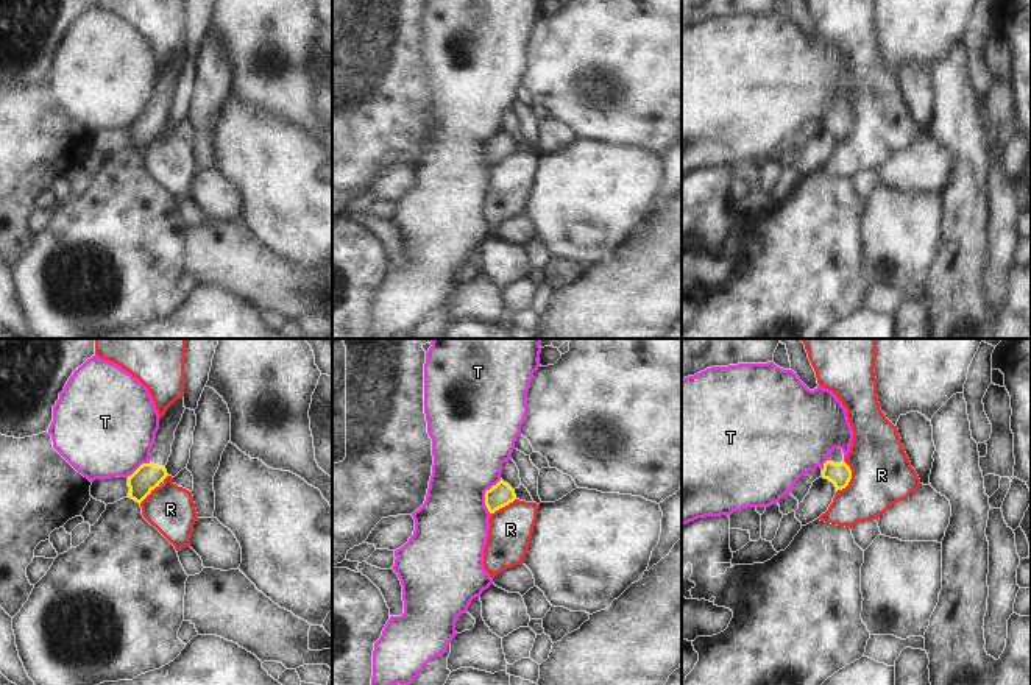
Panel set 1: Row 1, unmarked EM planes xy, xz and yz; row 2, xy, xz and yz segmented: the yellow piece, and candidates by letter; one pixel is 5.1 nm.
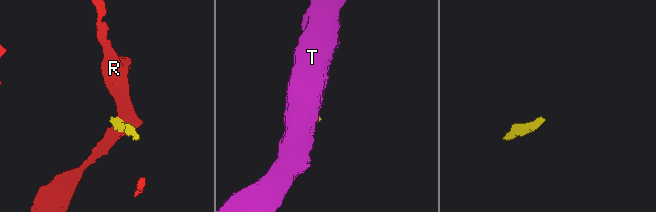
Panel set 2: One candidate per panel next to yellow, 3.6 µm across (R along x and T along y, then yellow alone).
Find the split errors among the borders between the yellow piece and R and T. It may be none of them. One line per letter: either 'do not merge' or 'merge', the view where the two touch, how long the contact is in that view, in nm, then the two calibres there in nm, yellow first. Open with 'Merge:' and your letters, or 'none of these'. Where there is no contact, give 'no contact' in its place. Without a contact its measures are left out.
Merge: none of these
R: do not merge; contact in yz; length 170 nm; calibres 110 and 320 nm
T: do not merge; contact in xz; length 190 nm; calibres 120 and 380 nm

